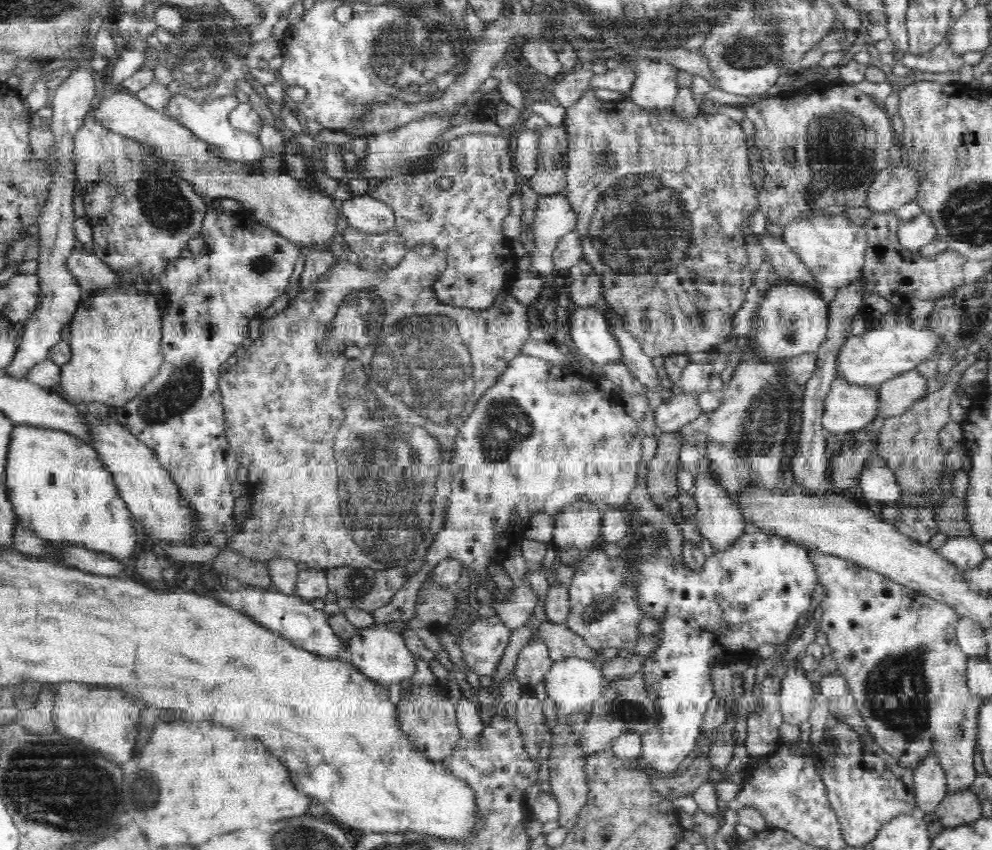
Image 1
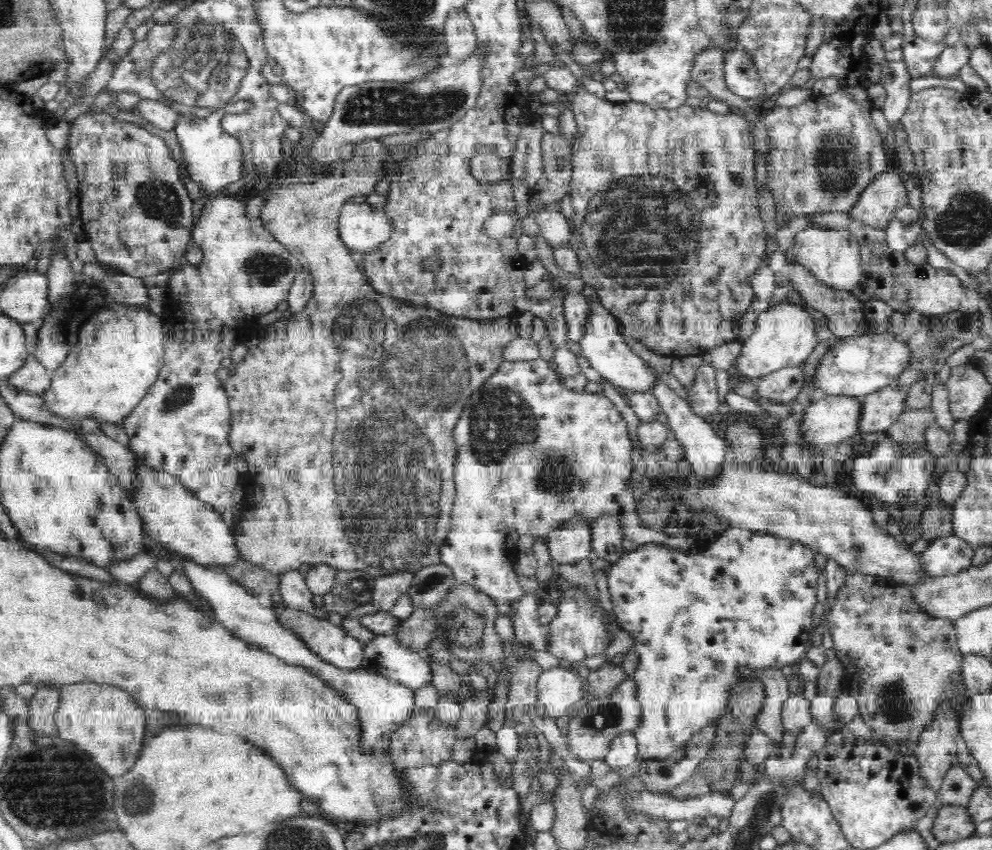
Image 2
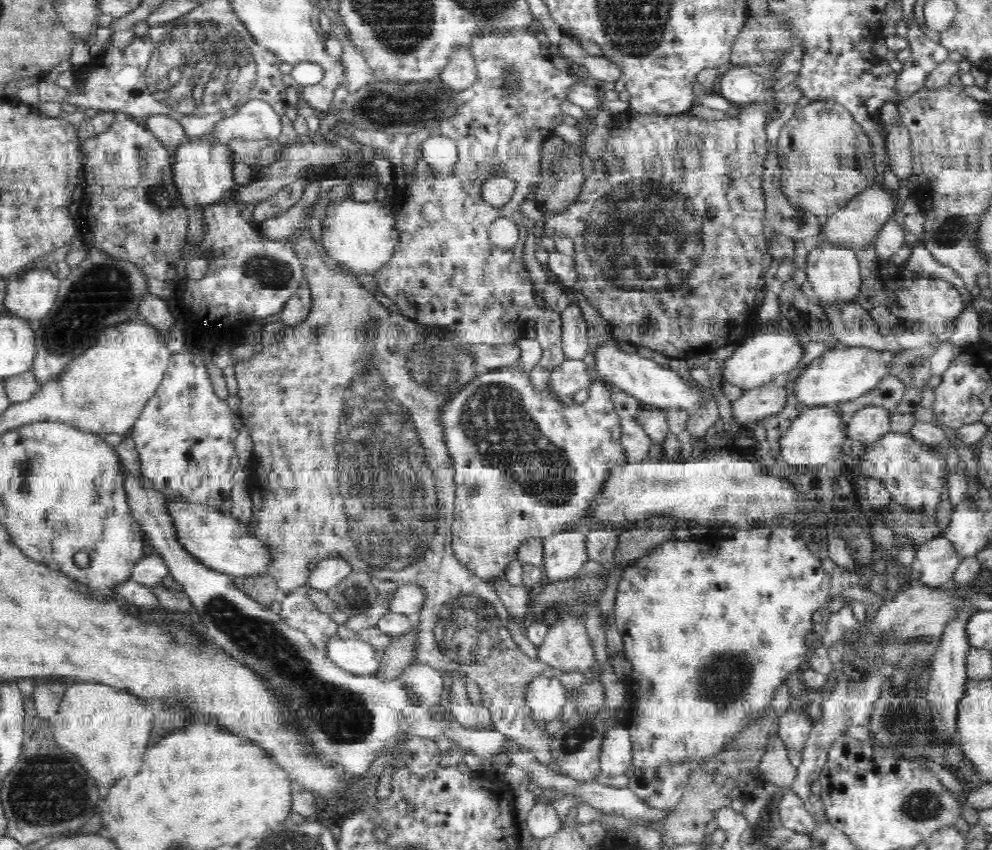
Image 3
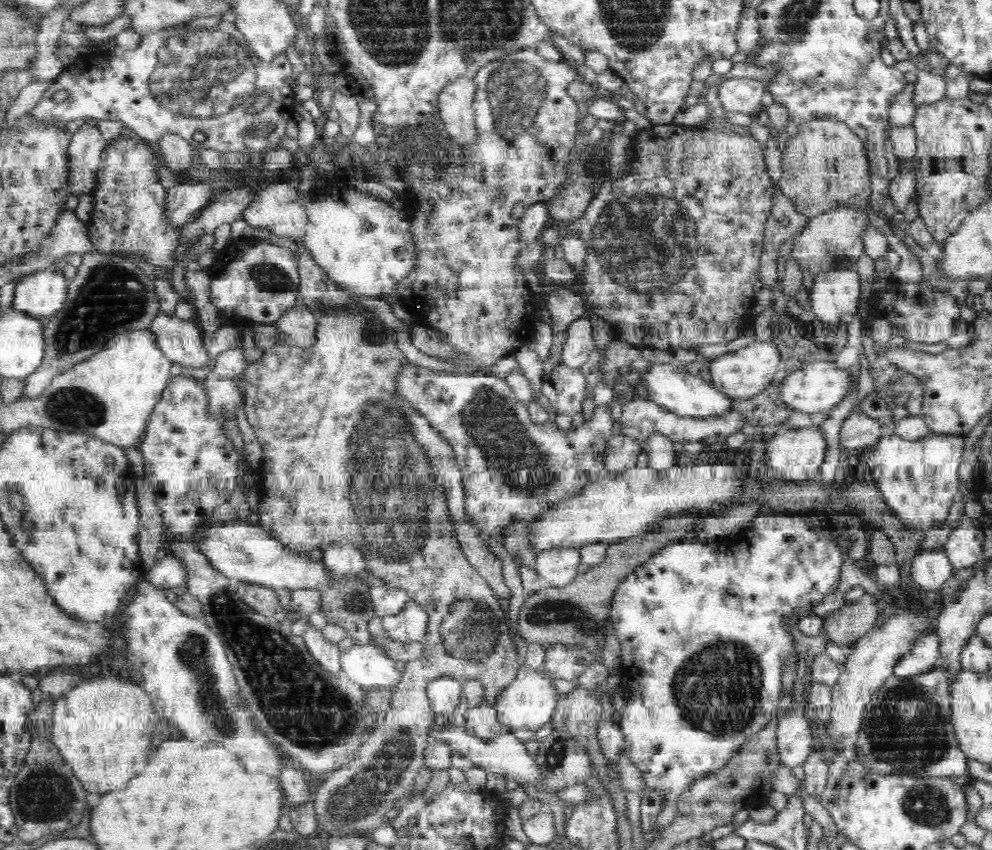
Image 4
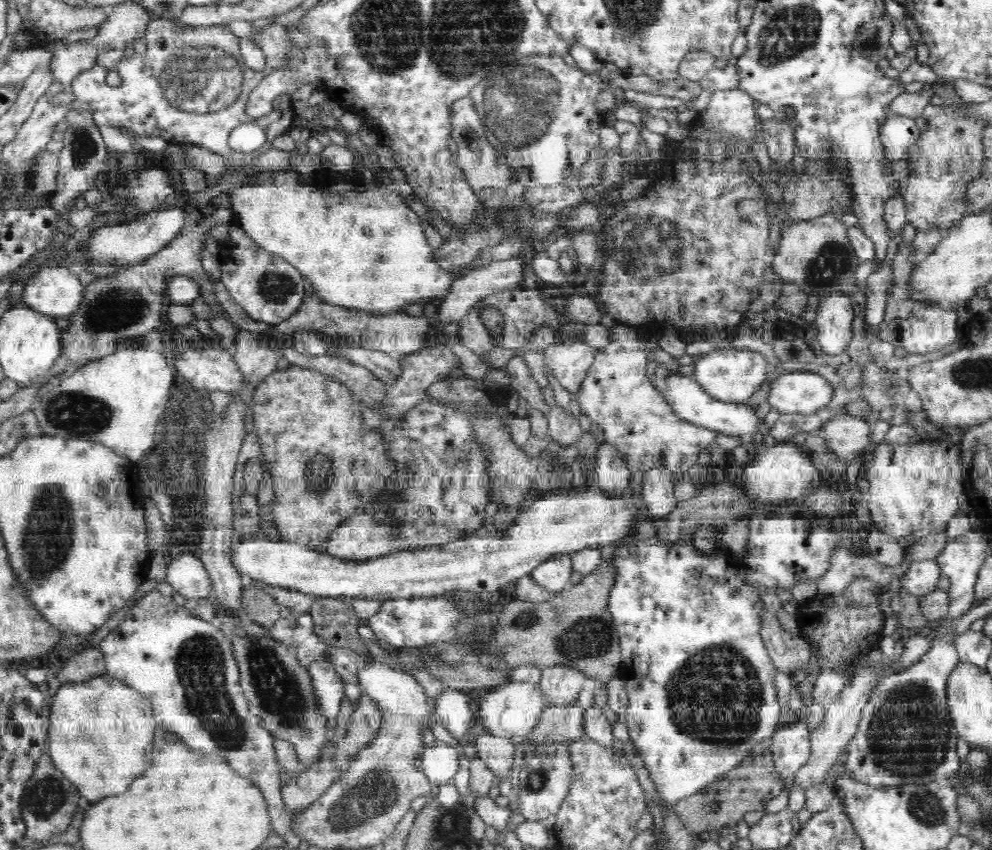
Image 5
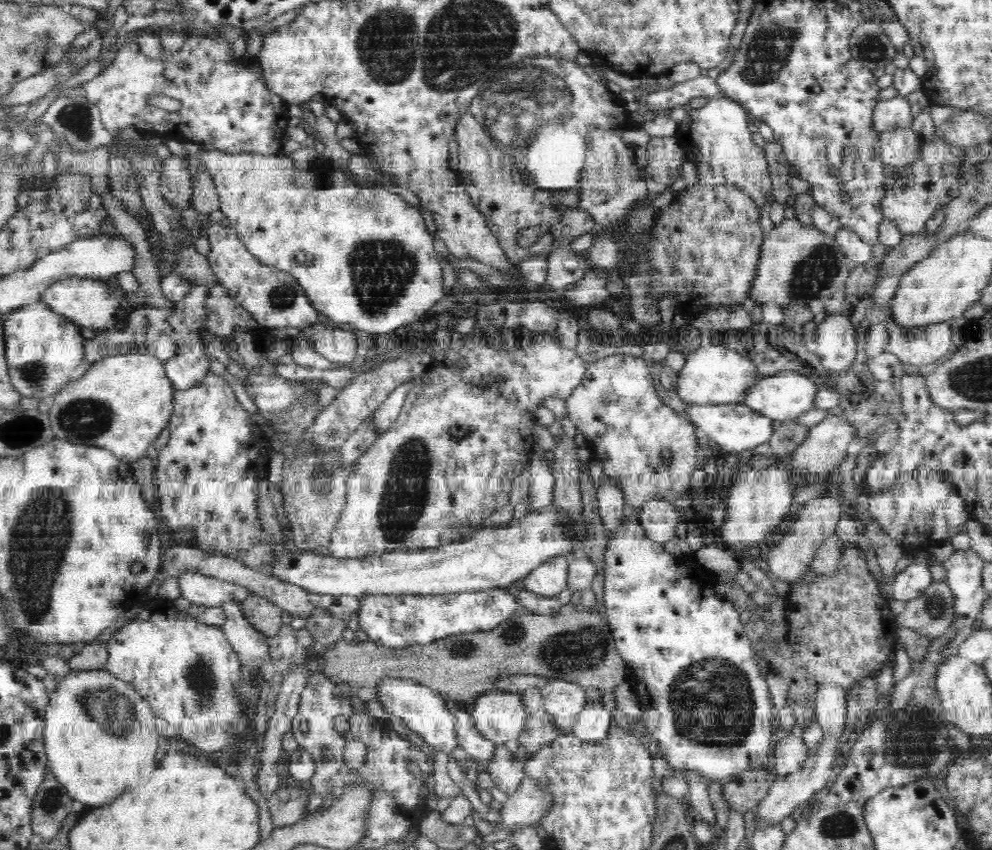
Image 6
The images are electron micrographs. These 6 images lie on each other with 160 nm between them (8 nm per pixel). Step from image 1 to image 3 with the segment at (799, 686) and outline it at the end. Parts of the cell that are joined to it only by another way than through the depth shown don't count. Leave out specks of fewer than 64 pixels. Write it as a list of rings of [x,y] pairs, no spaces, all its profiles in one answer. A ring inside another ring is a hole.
[[[791,707],[778,719],[778,731],[789,751],[800,752],[805,748],[813,721],[801,708]]]

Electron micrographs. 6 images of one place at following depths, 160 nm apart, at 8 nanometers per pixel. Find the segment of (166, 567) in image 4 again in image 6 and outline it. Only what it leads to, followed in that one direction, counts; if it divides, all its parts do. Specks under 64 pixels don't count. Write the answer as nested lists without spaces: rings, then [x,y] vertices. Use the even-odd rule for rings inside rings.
[[[184,570],[176,579],[180,586],[180,596],[191,603],[206,606],[219,606],[228,596],[235,596],[241,602],[250,593],[246,588],[202,574],[199,570]]]

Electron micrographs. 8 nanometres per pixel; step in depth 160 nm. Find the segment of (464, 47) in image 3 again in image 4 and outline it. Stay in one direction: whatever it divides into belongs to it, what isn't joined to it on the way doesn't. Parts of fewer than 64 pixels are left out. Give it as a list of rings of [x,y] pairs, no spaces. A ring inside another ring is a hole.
[[[462,74],[454,80],[448,80],[438,95],[438,119],[441,119],[441,126],[460,144],[470,144],[476,138],[472,109],[475,92],[473,77]]]

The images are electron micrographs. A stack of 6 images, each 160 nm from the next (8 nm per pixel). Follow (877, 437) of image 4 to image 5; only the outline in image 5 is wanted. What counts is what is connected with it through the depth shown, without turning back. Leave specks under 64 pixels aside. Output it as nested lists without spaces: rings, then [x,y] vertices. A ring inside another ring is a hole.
[[[838,415],[827,421],[819,433],[828,439],[828,446],[836,453],[837,462],[849,462],[858,455],[868,454],[872,448],[872,424],[864,417]]]

